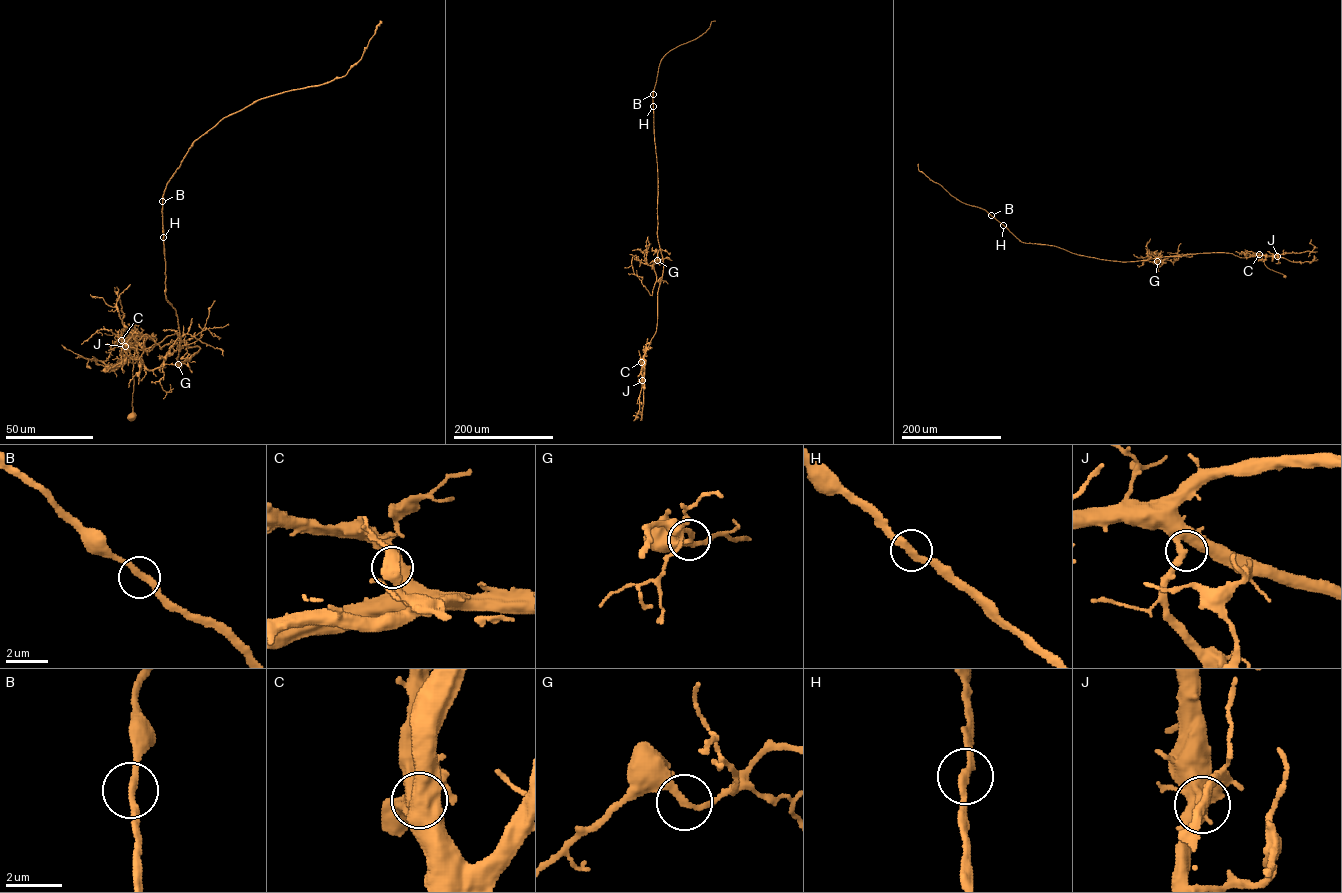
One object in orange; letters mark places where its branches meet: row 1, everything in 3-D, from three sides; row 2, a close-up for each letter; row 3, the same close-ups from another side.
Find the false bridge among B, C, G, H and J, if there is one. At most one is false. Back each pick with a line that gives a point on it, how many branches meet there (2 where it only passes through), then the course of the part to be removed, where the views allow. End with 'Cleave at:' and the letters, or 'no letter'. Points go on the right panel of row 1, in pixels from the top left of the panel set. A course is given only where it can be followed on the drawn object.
G: (1157, 261) | 2 | (1157, 261), (1173, 255), (1192, 256), (1177, 254), (1173, 262), (1162, 260), (1165, 256)
Cleave at: G

